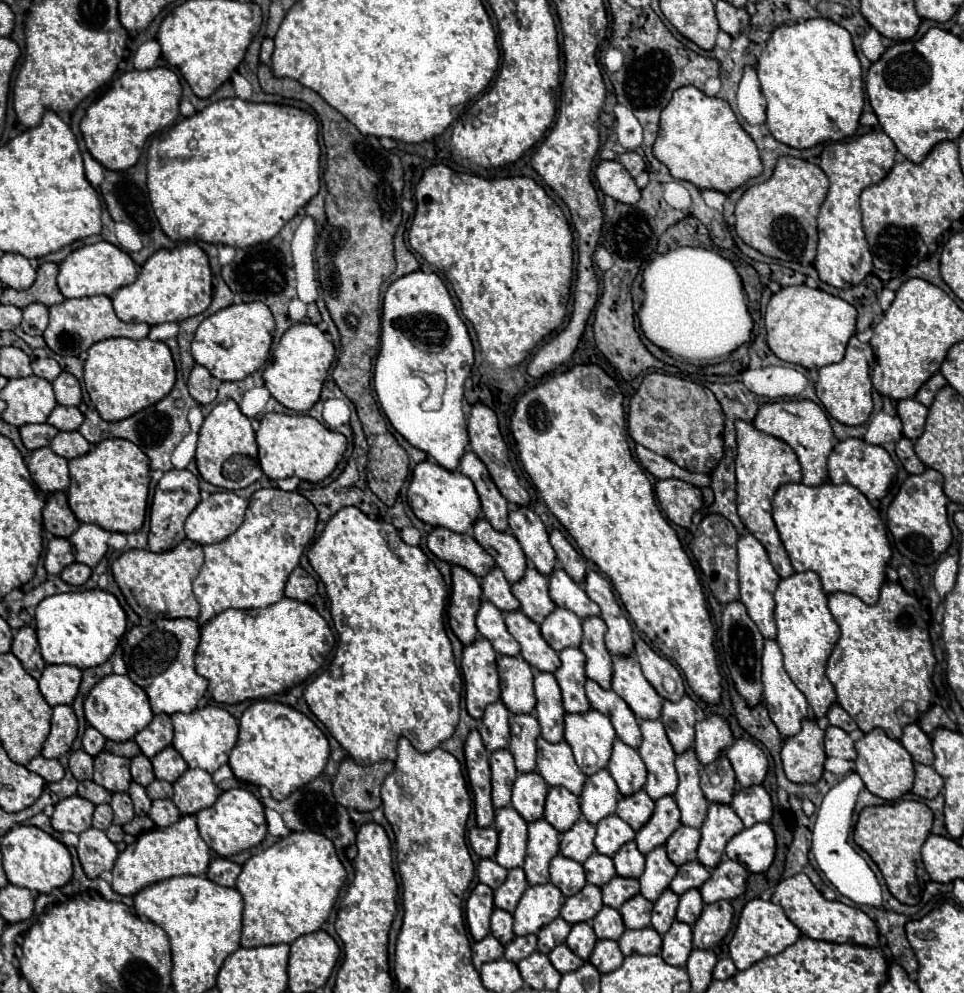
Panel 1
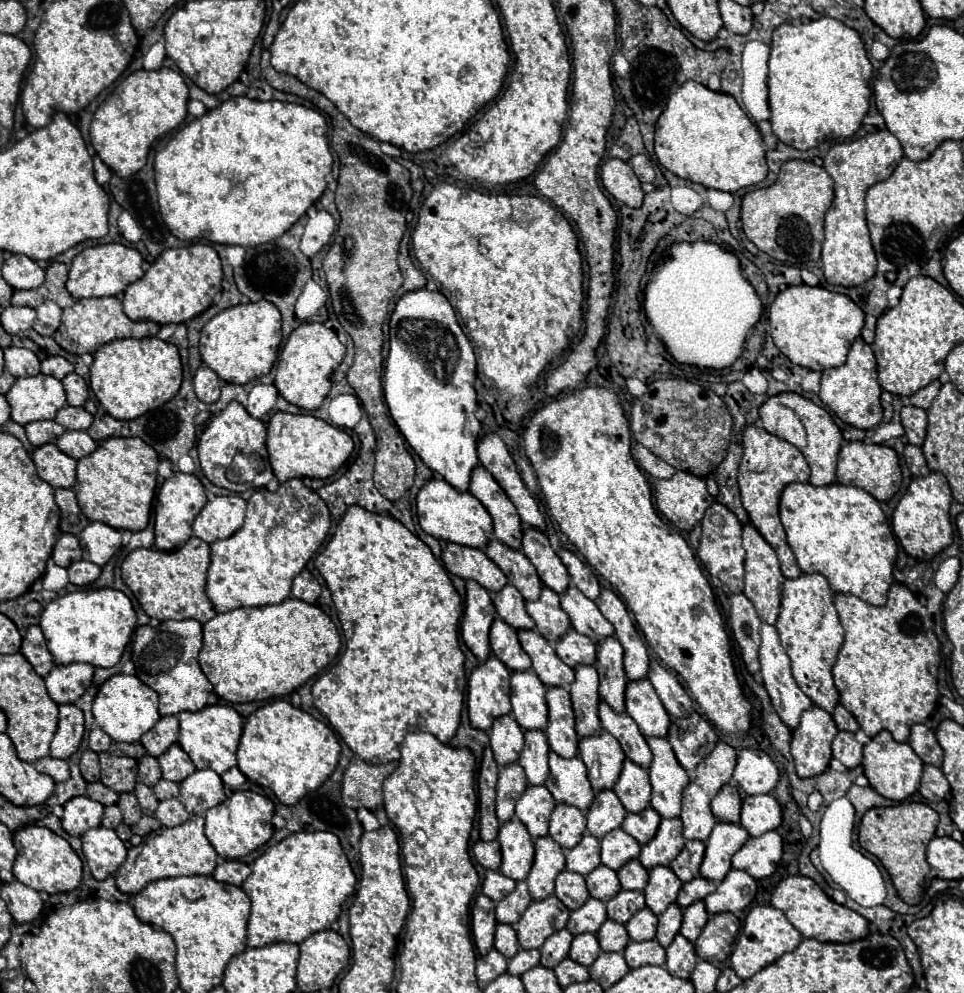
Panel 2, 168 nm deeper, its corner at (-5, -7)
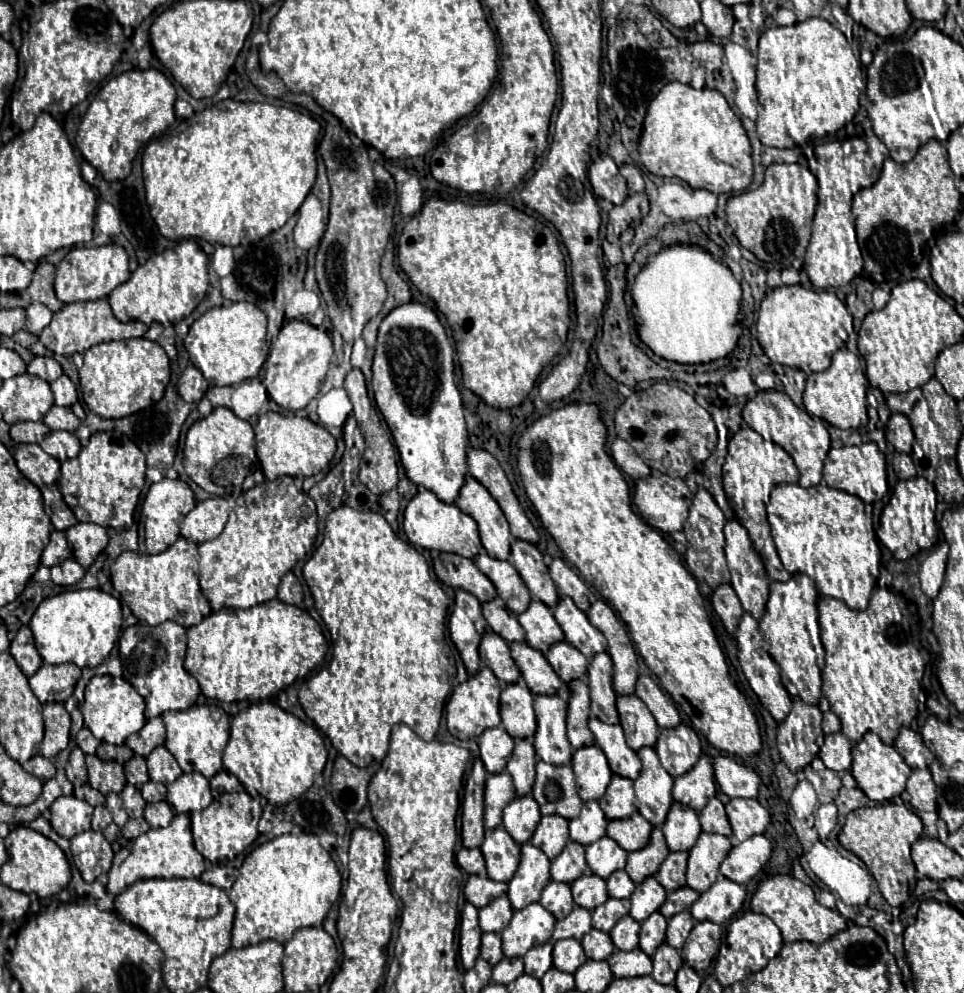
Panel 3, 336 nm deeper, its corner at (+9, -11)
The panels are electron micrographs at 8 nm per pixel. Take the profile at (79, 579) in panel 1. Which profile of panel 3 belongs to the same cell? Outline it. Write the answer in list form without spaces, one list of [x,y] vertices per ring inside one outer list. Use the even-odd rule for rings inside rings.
[[[69,558],[51,568],[51,580],[59,586],[73,586],[83,578],[83,574],[85,574],[85,568],[75,558]]]

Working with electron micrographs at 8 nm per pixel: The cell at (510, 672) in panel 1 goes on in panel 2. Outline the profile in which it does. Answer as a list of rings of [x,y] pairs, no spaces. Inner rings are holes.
[[[513,670],[511,672],[511,706],[513,716],[523,728],[547,726],[547,704],[545,704],[545,684],[533,670]]]

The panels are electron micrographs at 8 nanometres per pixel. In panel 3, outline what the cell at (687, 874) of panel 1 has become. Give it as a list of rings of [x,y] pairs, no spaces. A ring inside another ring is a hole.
[[[683,886],[681,890],[675,890],[675,892],[669,892],[667,894],[667,900],[665,904],[659,908],[659,912],[665,916],[665,918],[671,918],[687,908],[691,908],[691,904],[699,898],[699,892],[695,892],[693,888],[689,886]]]

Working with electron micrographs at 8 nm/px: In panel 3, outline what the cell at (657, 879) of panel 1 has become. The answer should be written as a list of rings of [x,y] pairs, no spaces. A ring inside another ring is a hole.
[[[651,876],[645,882],[637,884],[633,896],[631,896],[631,910],[629,916],[635,918],[637,922],[643,922],[645,918],[649,918],[653,912],[657,912],[661,908],[661,904],[665,902],[665,888]]]

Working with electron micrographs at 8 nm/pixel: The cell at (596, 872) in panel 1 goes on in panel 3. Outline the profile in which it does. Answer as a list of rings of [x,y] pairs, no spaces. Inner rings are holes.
[[[585,874],[585,876],[577,878],[571,884],[571,890],[573,890],[575,904],[585,910],[595,910],[609,898],[609,894],[605,890],[605,880],[595,874]]]

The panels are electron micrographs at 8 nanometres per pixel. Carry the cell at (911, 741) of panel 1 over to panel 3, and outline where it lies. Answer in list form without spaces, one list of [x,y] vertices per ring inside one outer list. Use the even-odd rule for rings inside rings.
[[[901,728],[893,746],[911,768],[929,768],[929,764],[935,760],[935,756],[923,744],[921,734],[911,728]]]

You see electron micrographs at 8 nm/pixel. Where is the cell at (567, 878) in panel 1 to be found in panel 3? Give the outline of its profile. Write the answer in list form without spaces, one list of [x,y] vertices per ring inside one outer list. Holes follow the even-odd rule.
[[[549,882],[541,894],[541,906],[547,908],[557,920],[563,920],[575,906],[571,898],[569,884],[563,882]]]

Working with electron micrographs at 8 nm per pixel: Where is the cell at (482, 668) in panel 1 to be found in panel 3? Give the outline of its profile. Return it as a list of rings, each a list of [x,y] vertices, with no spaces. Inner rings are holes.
[[[481,668],[475,676],[471,676],[467,682],[459,684],[445,708],[445,718],[447,718],[447,730],[451,736],[459,740],[469,740],[477,738],[483,734],[487,728],[495,728],[501,724],[499,716],[499,694],[501,694],[501,682],[495,678],[495,674],[489,668]]]

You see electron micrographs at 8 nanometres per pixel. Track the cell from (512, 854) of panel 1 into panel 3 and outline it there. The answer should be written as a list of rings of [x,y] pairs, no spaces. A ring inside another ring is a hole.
[[[497,826],[495,830],[489,830],[485,834],[485,842],[481,846],[487,876],[497,882],[509,882],[519,866],[521,848],[513,842],[513,838],[507,834],[503,826]]]

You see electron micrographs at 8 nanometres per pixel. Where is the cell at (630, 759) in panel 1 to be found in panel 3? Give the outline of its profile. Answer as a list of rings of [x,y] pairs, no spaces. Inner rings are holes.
[[[613,776],[605,796],[599,800],[599,806],[605,812],[607,820],[623,820],[633,816],[637,812],[633,782],[629,778]]]

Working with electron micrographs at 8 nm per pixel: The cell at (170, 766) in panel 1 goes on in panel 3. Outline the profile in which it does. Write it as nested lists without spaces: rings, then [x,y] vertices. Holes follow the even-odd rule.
[[[157,746],[147,756],[147,768],[149,768],[149,778],[153,782],[163,782],[163,784],[171,784],[183,774],[181,766],[165,746]]]

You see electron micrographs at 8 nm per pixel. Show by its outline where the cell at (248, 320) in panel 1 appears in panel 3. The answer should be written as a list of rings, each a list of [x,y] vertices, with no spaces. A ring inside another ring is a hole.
[[[233,302],[227,306],[211,308],[189,328],[185,348],[191,362],[203,372],[209,384],[239,384],[243,380],[255,378],[267,358],[267,318],[251,302]]]

